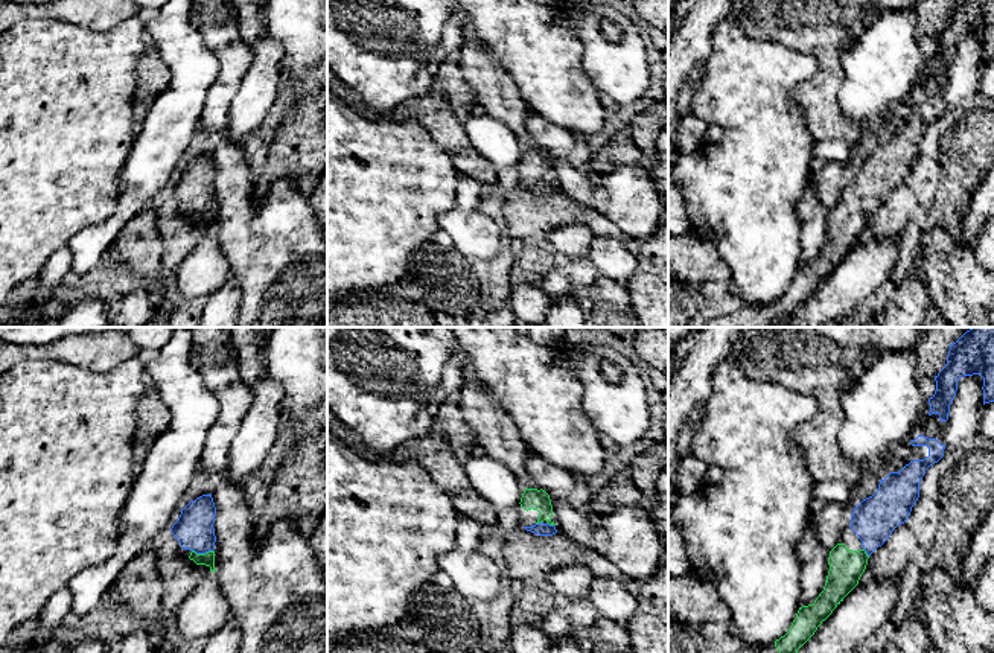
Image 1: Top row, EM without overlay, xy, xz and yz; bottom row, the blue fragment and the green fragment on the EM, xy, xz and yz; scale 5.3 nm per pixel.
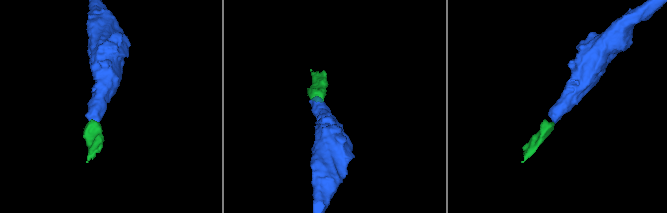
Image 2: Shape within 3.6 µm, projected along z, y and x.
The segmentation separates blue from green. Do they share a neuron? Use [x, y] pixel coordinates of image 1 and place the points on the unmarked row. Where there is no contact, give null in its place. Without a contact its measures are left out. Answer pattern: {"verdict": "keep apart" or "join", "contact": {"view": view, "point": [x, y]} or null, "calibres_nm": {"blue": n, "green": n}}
{"verdict": "join", "contact": {"view": "xy", "point": [203, 212]}, "calibres_nm": {"blue": 200, "green": 70}}

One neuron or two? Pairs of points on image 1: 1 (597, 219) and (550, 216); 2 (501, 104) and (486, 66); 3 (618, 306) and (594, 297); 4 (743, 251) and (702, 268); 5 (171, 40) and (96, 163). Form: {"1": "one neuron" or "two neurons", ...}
{"1": "one neuron", "2": "one neuron", "3": "one neuron", "4": "two neurons", "5": "two neurons"}

